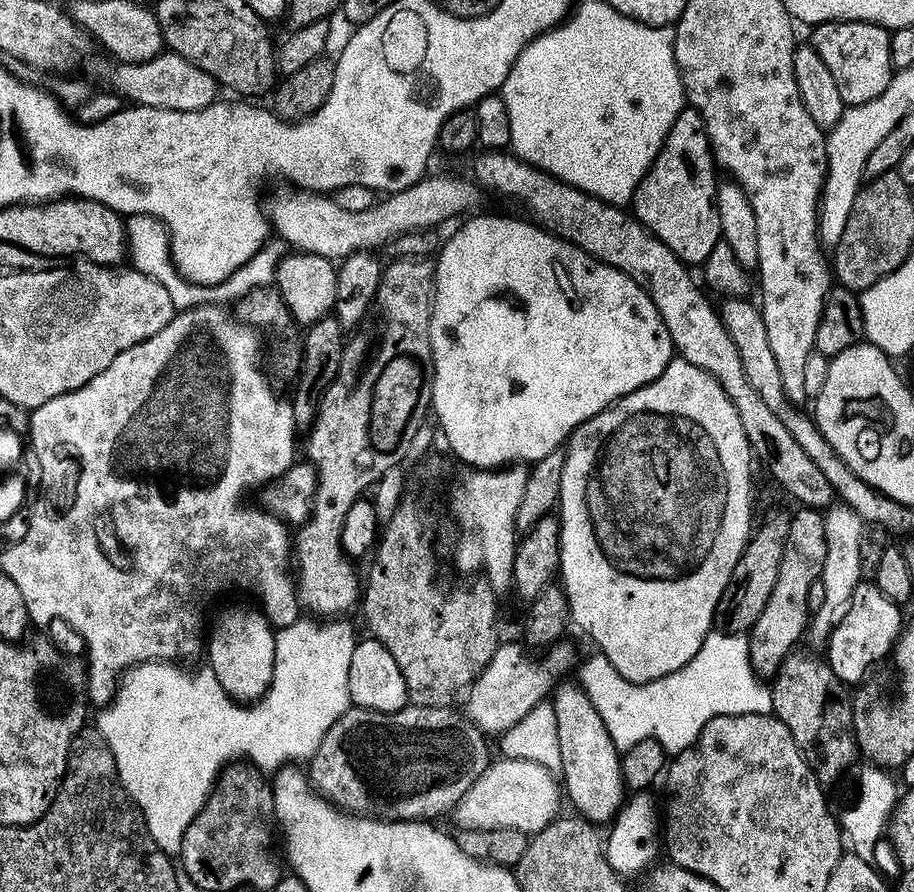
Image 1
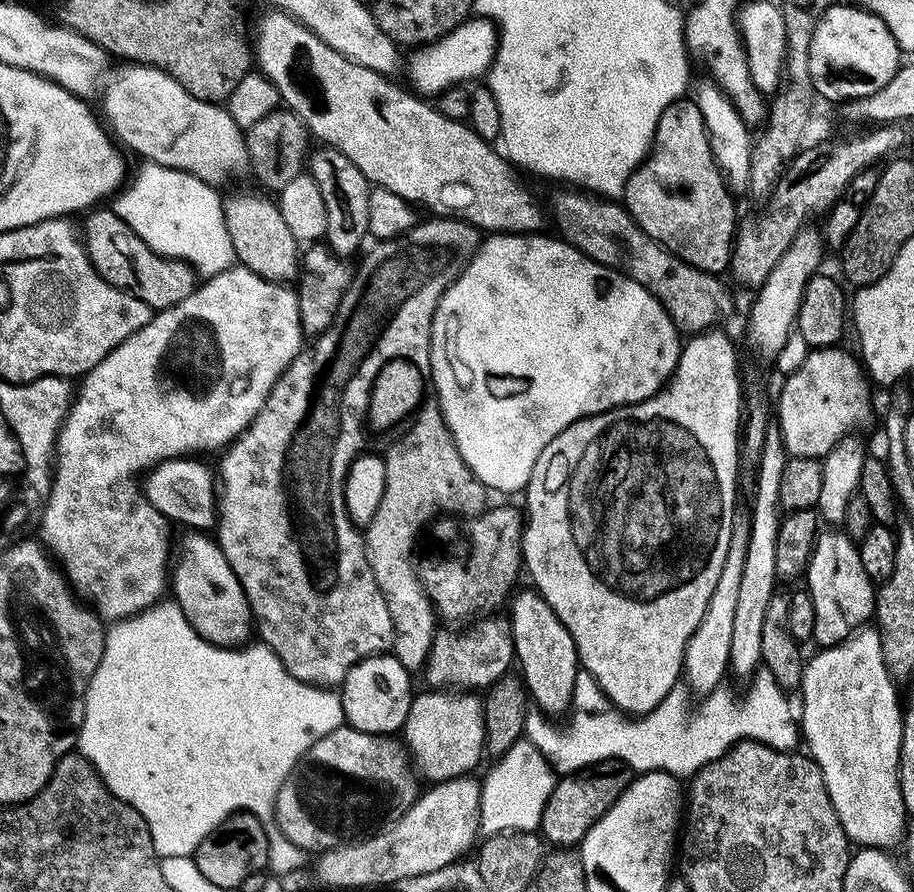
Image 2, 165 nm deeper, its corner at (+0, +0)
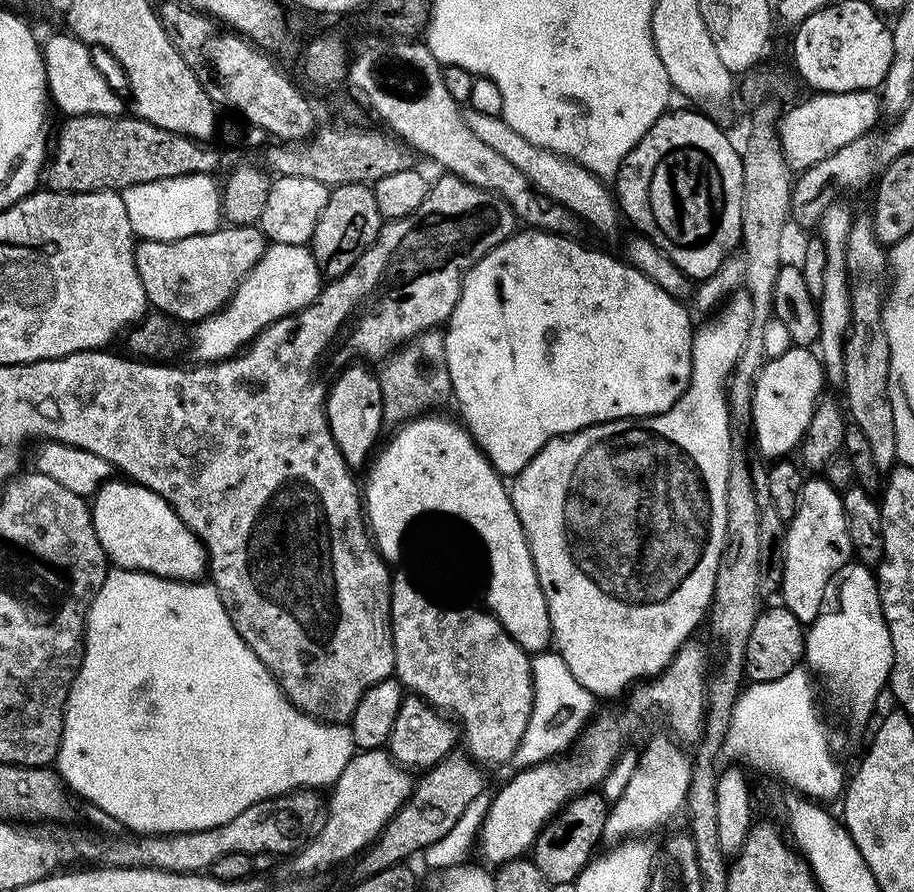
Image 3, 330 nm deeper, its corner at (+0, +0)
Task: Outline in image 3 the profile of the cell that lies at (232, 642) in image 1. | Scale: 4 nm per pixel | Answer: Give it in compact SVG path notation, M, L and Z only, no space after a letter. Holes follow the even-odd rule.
M124 478L116 479L109 479L101 485L90 504L92 529L98 534L98 542L102 542L102 550L107 554L109 561L117 568L149 572L167 580L199 581L208 570L208 551L203 542L188 529L182 518L178 518L166 498L154 494L154 490L144 488L138 483L129 482Z

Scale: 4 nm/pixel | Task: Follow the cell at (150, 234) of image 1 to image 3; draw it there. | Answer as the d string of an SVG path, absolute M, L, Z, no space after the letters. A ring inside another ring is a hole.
M190 174L142 182L123 189L126 214L140 240L177 240L212 232L222 224L222 192L211 175Z

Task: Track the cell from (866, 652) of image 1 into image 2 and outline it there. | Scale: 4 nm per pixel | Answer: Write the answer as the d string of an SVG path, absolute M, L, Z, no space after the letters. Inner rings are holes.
M844 530L821 531L816 549L808 563L806 590L814 602L814 634L812 640L820 648L832 648L846 637L859 632L873 619L876 611L876 591L872 580L862 570L858 544ZM838 531L838 532L836 532Z

